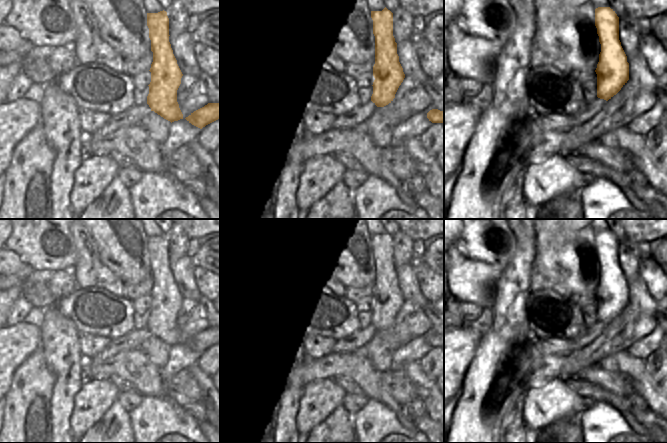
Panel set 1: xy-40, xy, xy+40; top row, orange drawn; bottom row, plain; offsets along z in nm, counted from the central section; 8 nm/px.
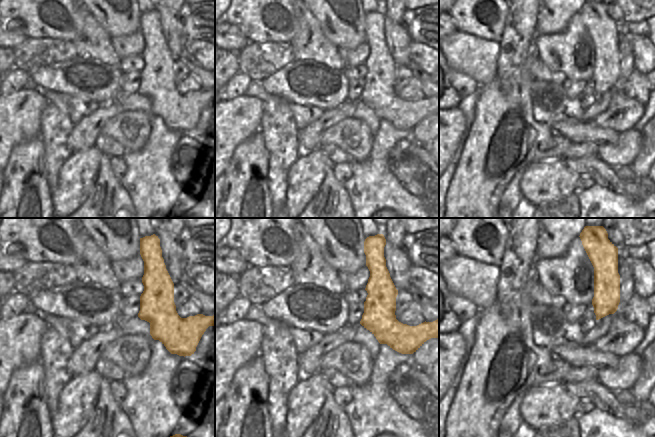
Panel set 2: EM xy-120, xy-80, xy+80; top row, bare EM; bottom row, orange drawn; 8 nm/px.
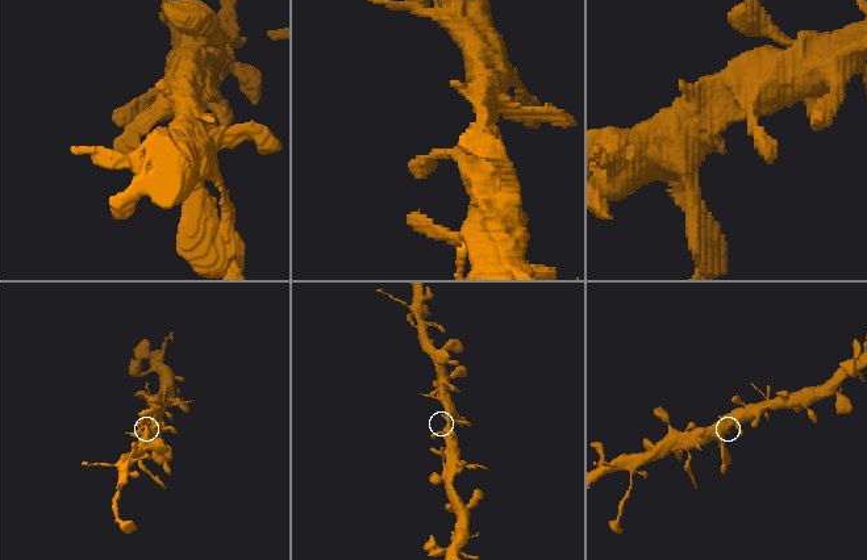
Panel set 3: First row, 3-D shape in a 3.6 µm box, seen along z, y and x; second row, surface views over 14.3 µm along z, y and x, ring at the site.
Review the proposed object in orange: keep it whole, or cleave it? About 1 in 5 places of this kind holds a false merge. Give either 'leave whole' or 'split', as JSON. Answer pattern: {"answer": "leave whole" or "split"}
{"answer": "leave whole"}

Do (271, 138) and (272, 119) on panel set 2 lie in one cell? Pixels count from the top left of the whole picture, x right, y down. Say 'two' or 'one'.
one

